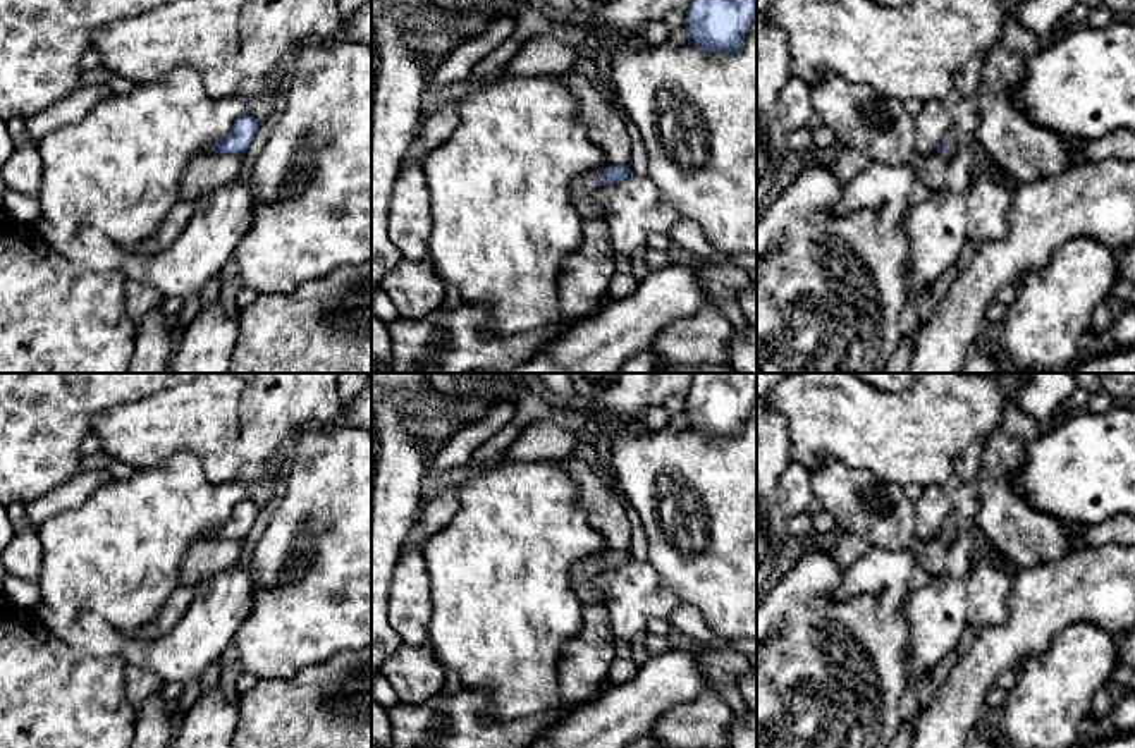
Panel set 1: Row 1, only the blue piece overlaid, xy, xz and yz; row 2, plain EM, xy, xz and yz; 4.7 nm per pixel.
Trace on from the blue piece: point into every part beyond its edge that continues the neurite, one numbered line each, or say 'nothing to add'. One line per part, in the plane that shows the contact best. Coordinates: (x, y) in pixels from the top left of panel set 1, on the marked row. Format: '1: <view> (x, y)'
1: xz (583, 188)

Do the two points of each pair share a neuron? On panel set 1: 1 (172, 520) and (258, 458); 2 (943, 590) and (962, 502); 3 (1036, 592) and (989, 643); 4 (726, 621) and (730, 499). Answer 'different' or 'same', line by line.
1: different
2: same
3: same
4: same

